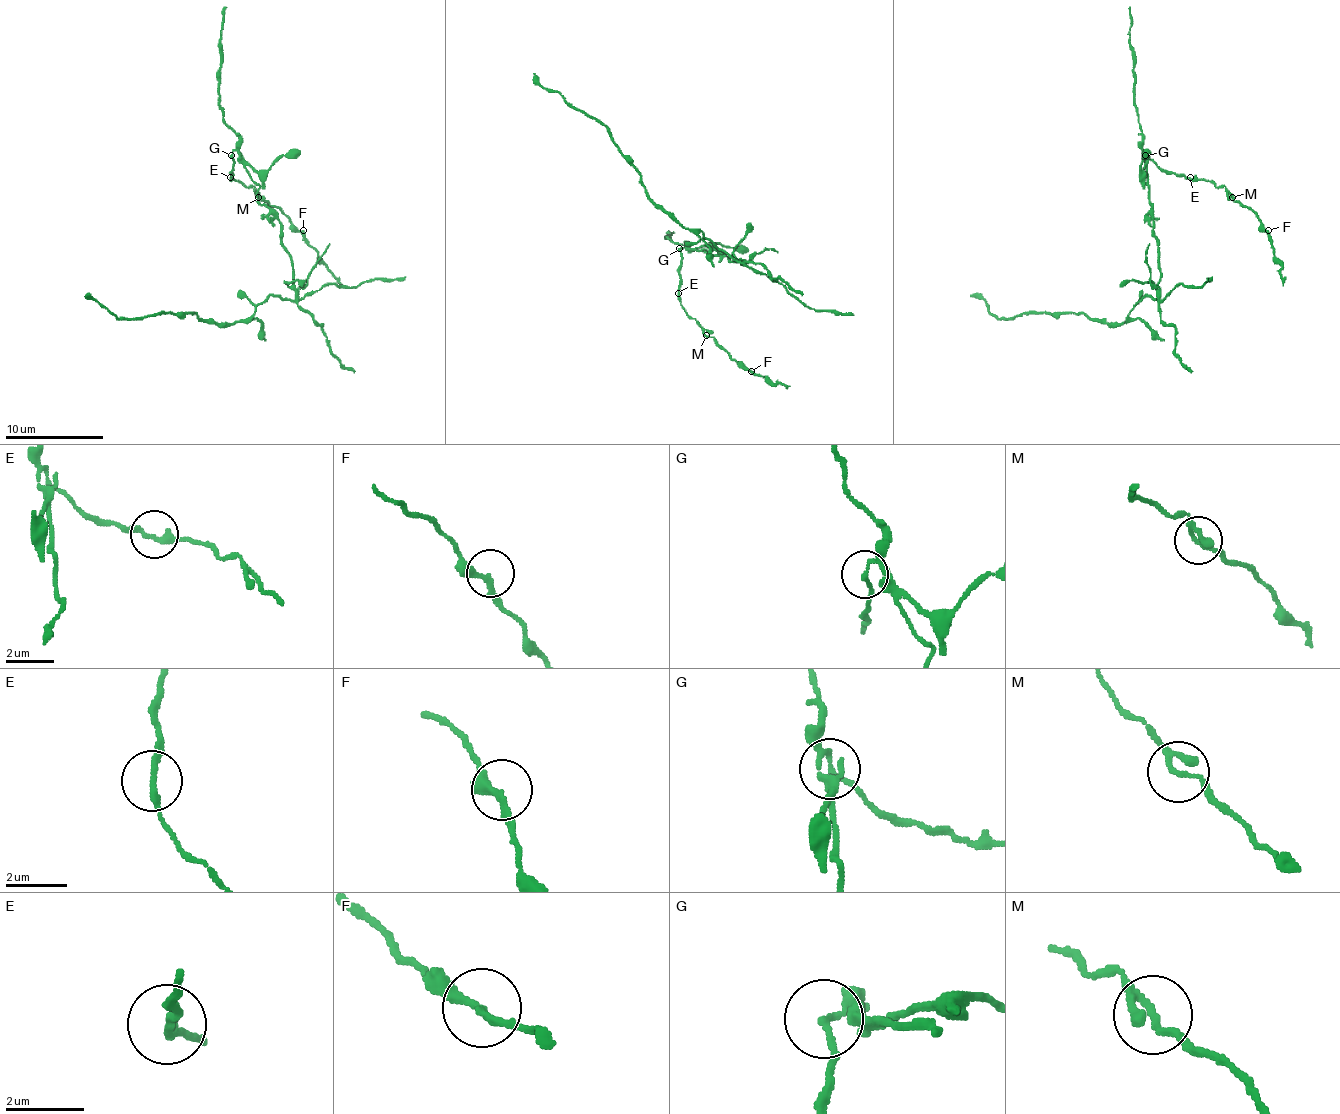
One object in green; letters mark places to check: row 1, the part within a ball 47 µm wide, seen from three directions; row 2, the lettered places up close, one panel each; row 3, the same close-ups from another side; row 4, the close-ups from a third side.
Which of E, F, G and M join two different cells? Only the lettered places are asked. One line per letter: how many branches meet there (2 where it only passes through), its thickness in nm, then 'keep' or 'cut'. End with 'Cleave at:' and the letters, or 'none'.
E: 2 | 220 nm | keep
F: 2 | 180 nm | keep
G: 3 | 120 nm | cut
M: 3 | 130 nm | keep
Cleave at: G

